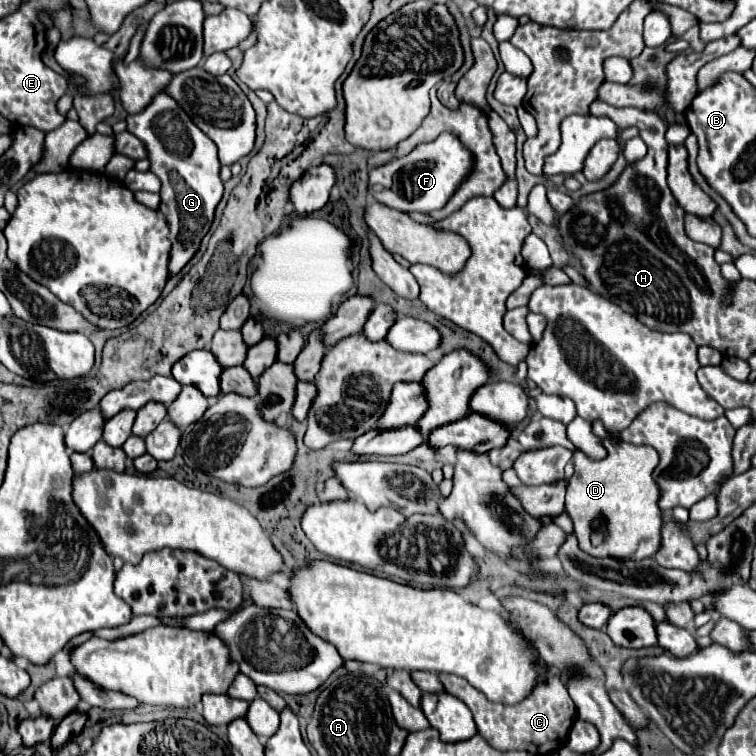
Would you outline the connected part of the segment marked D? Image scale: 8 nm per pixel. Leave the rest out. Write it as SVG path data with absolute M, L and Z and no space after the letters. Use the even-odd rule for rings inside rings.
M609 435L603 445L607 457L601 461L573 451L575 473L567 485L565 511L573 519L579 547L589 555L641 561L659 549L661 539L661 511L657 507L659 489L651 477L659 457L649 445L629 445L613 435Z

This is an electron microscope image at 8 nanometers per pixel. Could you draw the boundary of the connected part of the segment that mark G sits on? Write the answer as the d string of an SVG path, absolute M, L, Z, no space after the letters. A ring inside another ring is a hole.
M161 91L153 101L135 115L127 117L127 131L139 137L147 147L151 171L161 179L159 211L167 217L171 227L171 257L169 273L177 273L195 255L203 235L209 231L217 203L223 197L223 183L219 179L217 147L203 131L185 115L177 101ZM175 173L175 175L173 175Z

